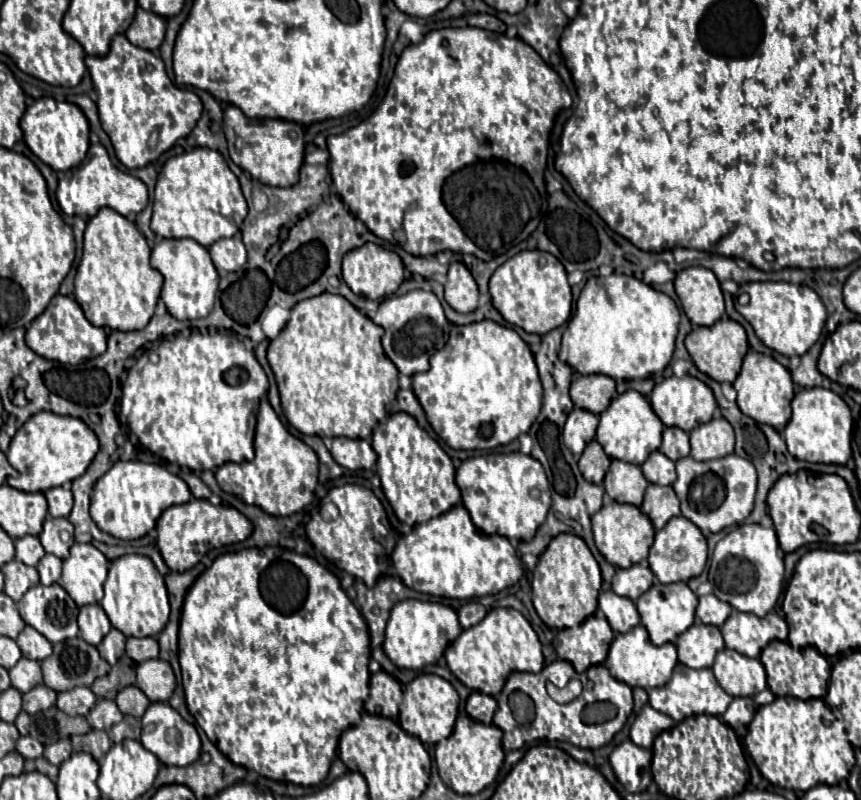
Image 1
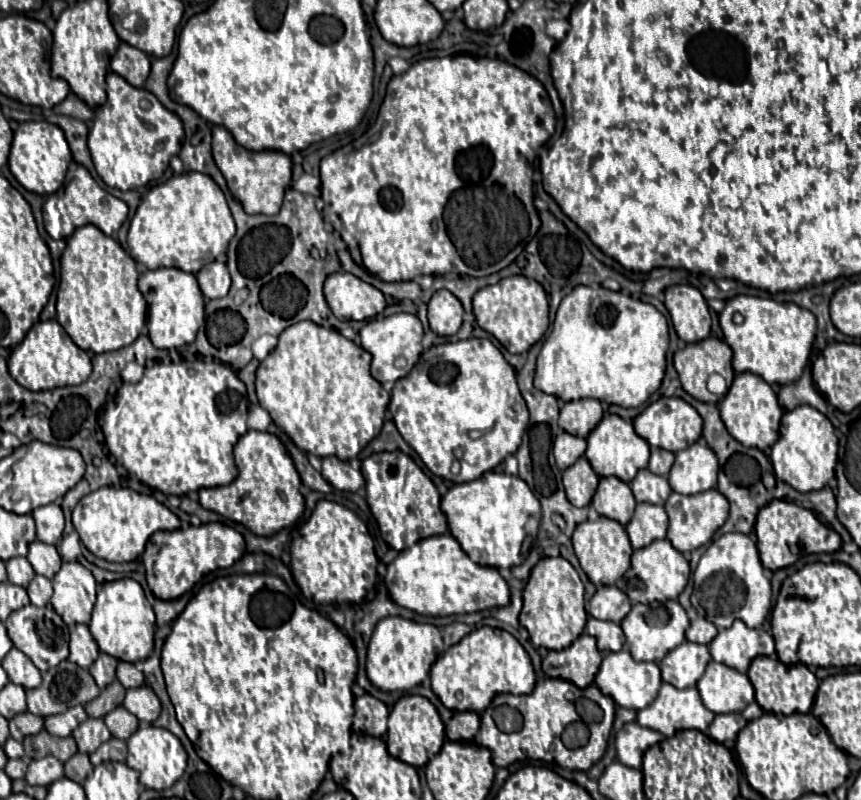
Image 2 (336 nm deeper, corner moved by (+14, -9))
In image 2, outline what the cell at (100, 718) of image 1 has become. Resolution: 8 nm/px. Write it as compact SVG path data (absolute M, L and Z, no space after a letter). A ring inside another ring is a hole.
M88 718L86 722L82 722L74 732L72 738L78 744L78 750L84 754L92 754L102 742L106 742L110 738L110 730L106 728L102 718Z

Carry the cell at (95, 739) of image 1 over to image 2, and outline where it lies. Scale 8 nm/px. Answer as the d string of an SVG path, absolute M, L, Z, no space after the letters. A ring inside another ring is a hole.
M78 752L78 754L74 754L70 760L64 762L64 768L66 768L66 778L82 784L82 782L86 780L86 776L90 776L90 772L92 772L94 766L92 766L88 754Z

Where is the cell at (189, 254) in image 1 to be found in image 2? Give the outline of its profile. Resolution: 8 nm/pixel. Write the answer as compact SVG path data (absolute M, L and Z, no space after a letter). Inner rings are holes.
M180 268L146 270L138 280L138 288L148 302L148 332L156 348L178 348L196 338L204 320L204 296L194 274Z

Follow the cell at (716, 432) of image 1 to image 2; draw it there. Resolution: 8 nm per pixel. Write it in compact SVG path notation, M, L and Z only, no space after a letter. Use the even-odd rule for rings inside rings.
M698 440L692 446L676 452L676 460L670 468L668 482L678 494L698 494L716 486L718 458L714 450Z

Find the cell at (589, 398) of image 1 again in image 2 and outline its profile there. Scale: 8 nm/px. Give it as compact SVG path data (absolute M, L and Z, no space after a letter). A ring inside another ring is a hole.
M594 398L572 400L572 402L562 404L558 424L570 434L586 438L586 434L590 434L590 430L600 422L602 414L604 410L602 410L600 400L594 400Z

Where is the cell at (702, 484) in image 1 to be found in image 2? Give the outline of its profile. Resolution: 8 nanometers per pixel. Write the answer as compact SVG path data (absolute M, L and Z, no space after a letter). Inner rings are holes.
M710 488L706 492L700 494L692 494L692 496L684 496L678 492L672 492L670 498L664 504L666 514L670 518L670 526L668 526L668 540L672 542L672 546L676 550L684 552L692 552L700 546L704 546L706 542L710 542L710 538L714 536L714 532L726 522L728 514L730 514L730 504L726 500L726 496L722 496L716 488Z

